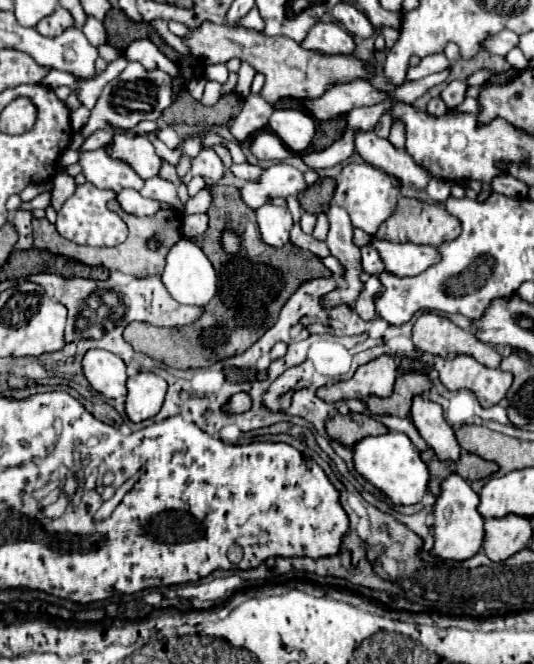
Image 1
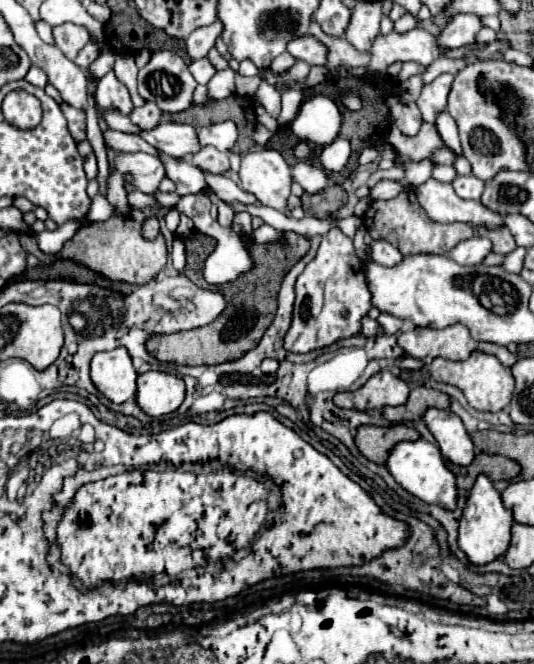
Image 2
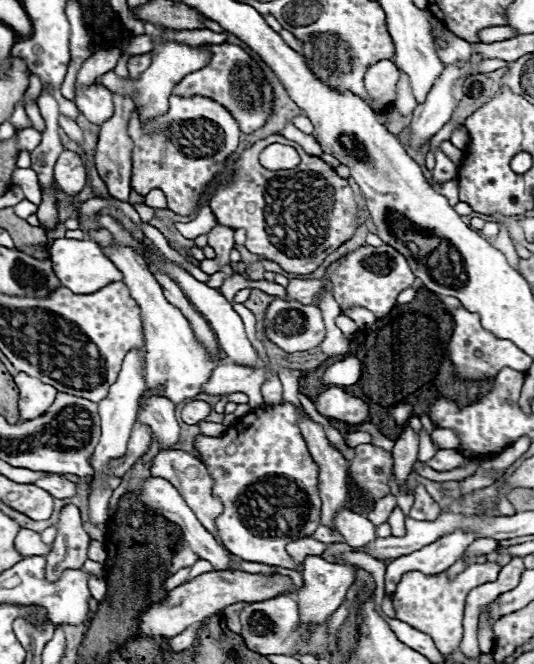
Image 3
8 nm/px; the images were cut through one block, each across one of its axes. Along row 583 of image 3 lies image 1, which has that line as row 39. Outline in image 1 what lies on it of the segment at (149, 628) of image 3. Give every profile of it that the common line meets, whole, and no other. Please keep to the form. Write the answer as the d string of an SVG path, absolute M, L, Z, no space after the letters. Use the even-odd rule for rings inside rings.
M202 24L202 28L194 28L192 36L186 38L186 44L190 46L190 52L196 58L204 58L210 64L226 64L230 58L238 58L242 62L248 62L254 66L256 72L266 76L264 88L260 96L268 104L276 104L280 98L316 98L322 96L322 92L342 80L356 80L366 78L370 72L374 72L374 66L368 62L358 60L356 56L320 56L316 52L304 50L300 44L286 36L264 36L262 32L250 32L248 28L236 26L230 28L226 24Z

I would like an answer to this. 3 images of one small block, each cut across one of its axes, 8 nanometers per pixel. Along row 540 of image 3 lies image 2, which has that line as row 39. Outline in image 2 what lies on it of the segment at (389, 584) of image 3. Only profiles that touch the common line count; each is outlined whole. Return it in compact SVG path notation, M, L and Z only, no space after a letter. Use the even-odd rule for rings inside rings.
M458 14L438 36L436 36L436 44L440 46L440 50L450 50L450 48L462 48L466 44L470 44L478 30L482 28L480 18L478 16L470 16L470 14Z

